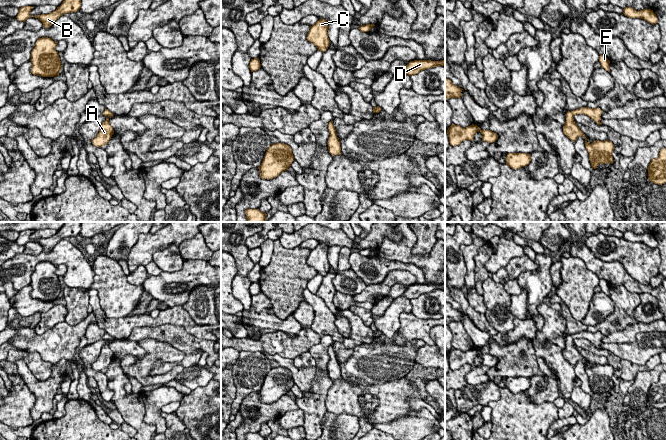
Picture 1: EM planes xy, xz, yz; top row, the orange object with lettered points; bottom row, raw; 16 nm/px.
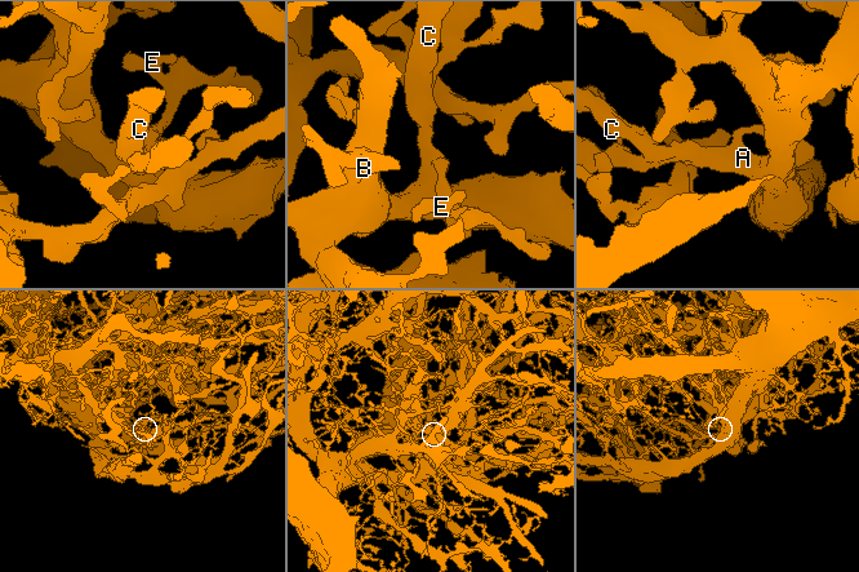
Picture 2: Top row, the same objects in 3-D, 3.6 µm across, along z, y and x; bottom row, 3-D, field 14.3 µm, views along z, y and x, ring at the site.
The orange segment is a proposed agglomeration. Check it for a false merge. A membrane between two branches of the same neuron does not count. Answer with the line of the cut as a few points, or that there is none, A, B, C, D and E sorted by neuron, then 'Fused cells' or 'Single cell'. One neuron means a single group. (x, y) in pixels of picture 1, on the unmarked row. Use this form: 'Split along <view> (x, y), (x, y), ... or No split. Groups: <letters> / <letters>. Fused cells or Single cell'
No split. Groups: A B C D E. Single cell

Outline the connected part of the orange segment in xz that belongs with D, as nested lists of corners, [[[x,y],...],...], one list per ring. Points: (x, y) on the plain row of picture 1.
[[[414,284],[410,285],[402,294],[409,300],[418,298],[420,295],[433,292],[436,290],[444,290],[445,291],[445,284],[441,285],[431,285],[431,284]]]

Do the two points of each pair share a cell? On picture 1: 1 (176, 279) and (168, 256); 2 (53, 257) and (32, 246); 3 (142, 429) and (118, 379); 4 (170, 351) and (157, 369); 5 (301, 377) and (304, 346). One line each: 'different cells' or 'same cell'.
1: different cells
2: different cells
3: same cell
4: different cells
5: different cells

